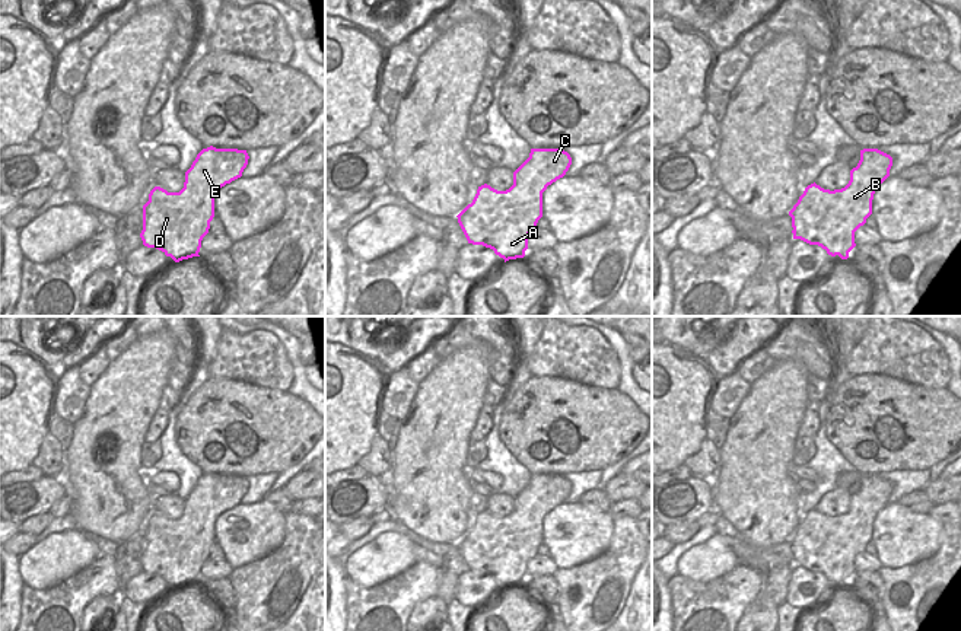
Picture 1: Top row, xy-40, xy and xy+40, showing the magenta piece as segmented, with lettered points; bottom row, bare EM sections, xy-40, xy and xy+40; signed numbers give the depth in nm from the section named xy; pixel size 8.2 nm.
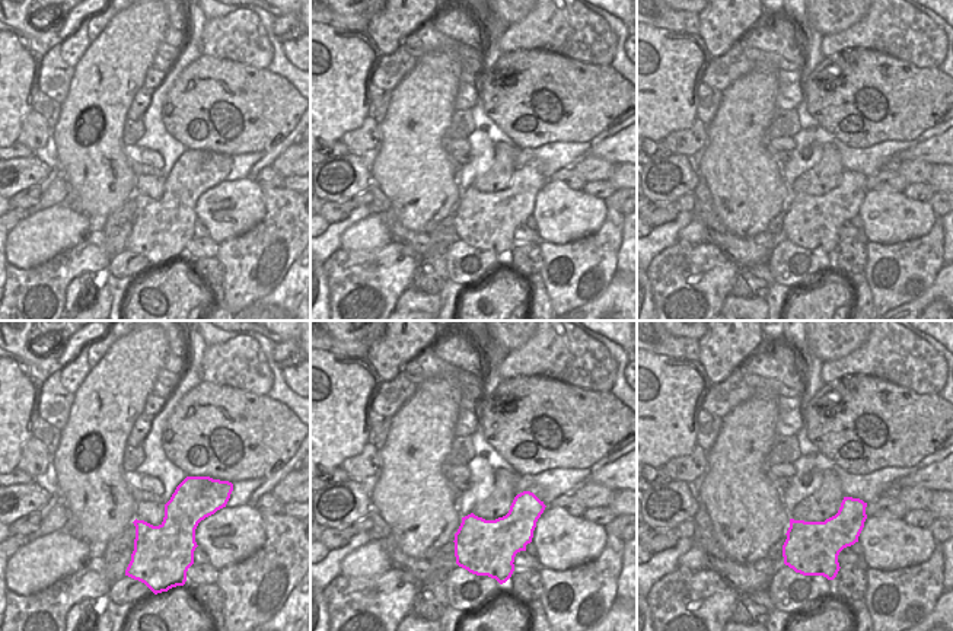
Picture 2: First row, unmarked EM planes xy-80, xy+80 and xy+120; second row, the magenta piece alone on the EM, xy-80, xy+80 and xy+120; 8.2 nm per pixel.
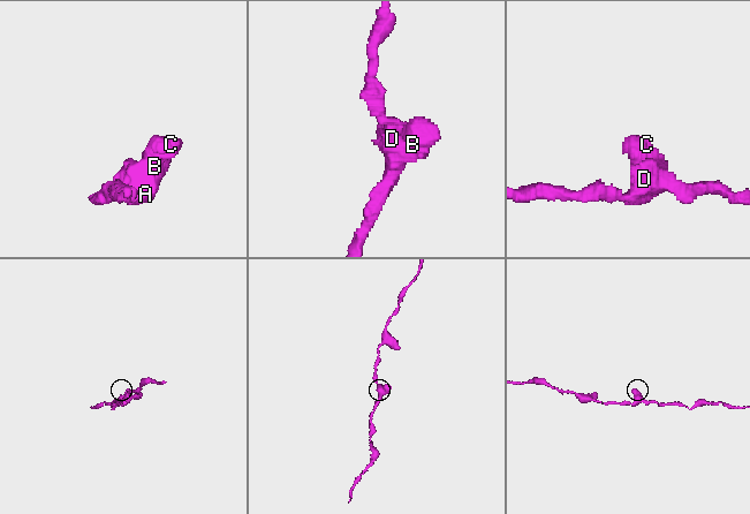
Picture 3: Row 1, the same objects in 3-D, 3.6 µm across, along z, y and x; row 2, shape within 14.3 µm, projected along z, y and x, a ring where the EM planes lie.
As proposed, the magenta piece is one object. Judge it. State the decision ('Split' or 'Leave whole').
Leave whole

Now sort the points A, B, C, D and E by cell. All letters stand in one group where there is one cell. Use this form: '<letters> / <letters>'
A B C D E

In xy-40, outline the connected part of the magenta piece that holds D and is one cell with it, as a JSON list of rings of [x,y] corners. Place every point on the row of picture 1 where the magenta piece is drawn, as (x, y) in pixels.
[[[210,146],[185,172],[179,192],[155,187],[143,205],[143,245],[162,251],[175,262],[200,256],[201,240],[214,217],[214,195],[242,176],[248,159],[246,150]]]

